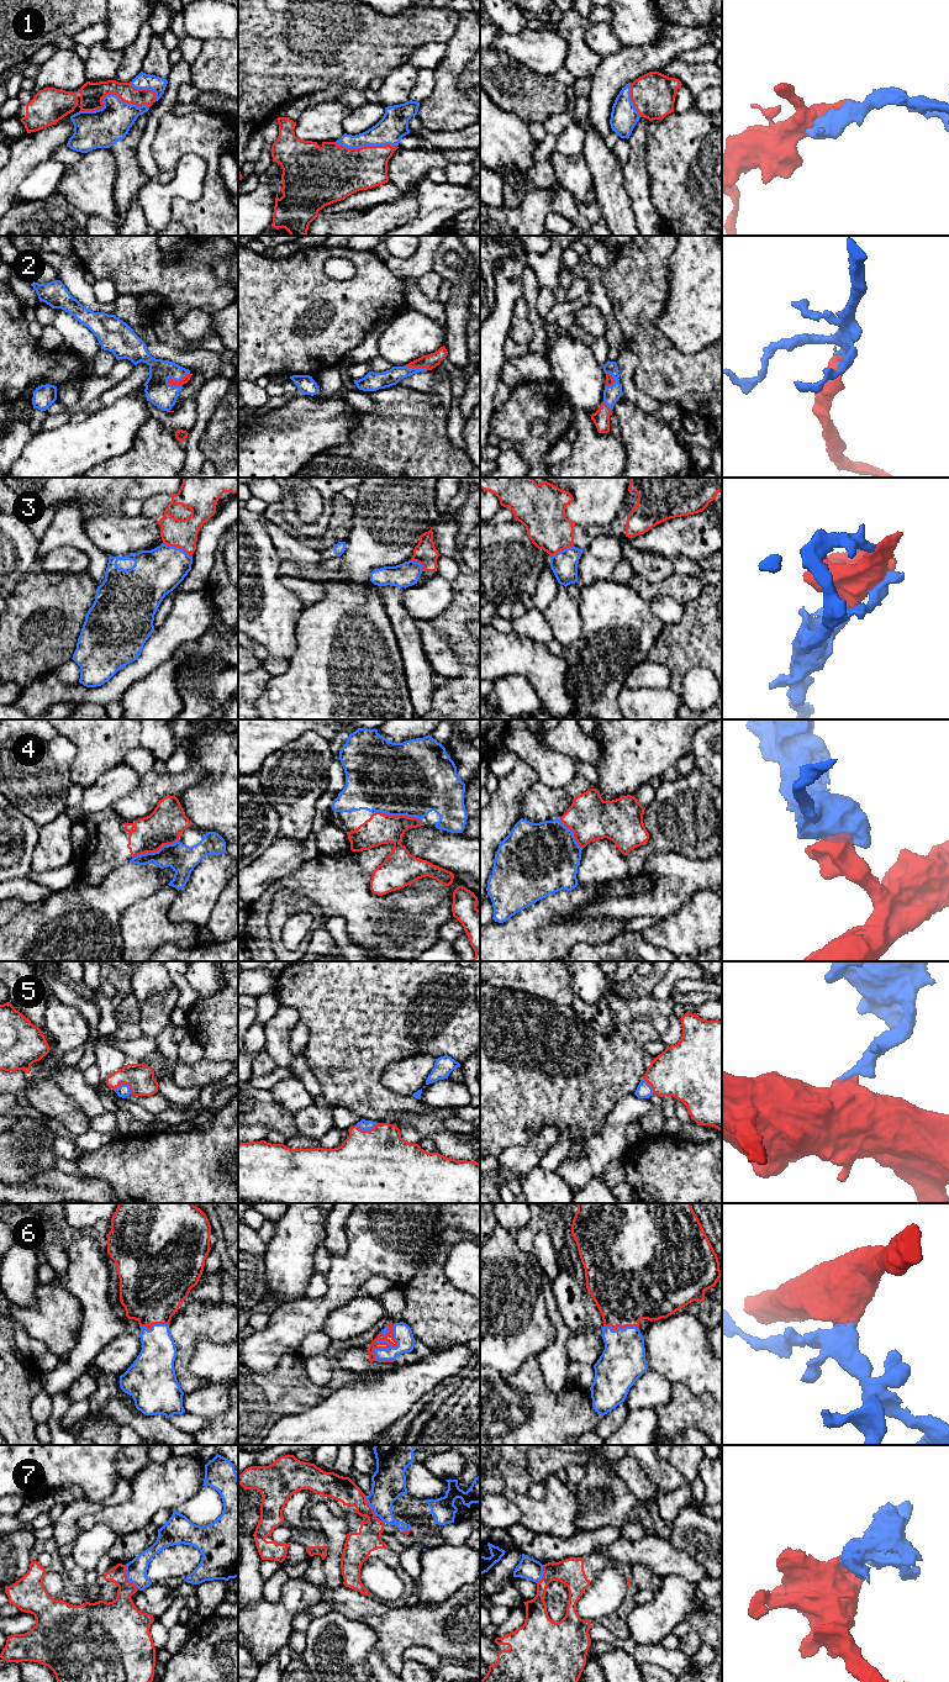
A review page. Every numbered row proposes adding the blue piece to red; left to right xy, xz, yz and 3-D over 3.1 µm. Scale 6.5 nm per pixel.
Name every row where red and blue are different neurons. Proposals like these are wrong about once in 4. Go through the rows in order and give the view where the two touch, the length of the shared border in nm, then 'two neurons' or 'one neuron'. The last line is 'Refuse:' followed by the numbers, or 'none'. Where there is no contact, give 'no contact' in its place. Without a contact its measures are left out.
1: contact in xy; length 440 nm; one neuron
2: contact in xy; length 160 nm; one neuron
3: contact in xy; length 220 nm; two neurons
4: contact in xy; length 320 nm; one neuron
5: contact in xy; length 130 nm; one neuron
6: contact in xz; length 260 nm; one neuron
7: contact in xy; length 190 nm; two neurons
Refuse: 3, 7

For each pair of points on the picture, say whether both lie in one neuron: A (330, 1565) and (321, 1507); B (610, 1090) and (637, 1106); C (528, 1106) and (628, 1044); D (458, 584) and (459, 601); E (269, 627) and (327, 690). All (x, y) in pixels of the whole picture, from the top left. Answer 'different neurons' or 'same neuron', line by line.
A: same neuron
B: different neurons
C: same neuron
D: same neuron
E: different neurons

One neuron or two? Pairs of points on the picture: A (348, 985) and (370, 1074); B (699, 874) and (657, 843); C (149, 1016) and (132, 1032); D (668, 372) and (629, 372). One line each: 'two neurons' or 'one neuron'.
A: one neuron
B: two neurons
C: two neurons
D: two neurons

